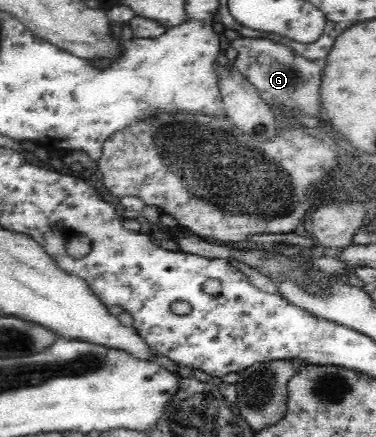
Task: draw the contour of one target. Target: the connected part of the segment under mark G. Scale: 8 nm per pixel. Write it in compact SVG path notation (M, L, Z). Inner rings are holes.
M239 37L231 41L231 47L239 53L233 64L257 89L261 98L269 104L278 104L281 109L299 108L311 117L323 116L319 110L319 88L322 68L304 57L297 57L291 48L275 44L269 39Z

